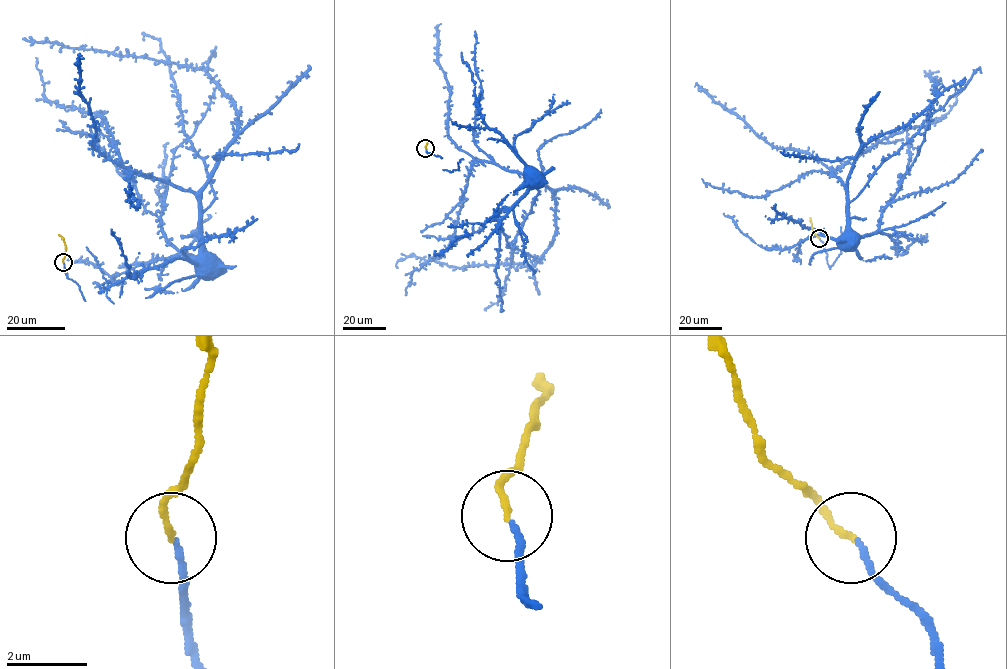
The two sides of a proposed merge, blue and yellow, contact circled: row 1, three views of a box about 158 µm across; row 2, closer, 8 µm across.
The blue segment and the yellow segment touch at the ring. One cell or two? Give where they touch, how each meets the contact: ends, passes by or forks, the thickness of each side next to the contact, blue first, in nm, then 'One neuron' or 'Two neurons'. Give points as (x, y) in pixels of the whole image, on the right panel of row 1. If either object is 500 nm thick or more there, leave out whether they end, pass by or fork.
Place: (819, 238). At the ring blue ends. At the ring yellow ends. Thickness 140 nm (blue) against 140 nm. One neuron

